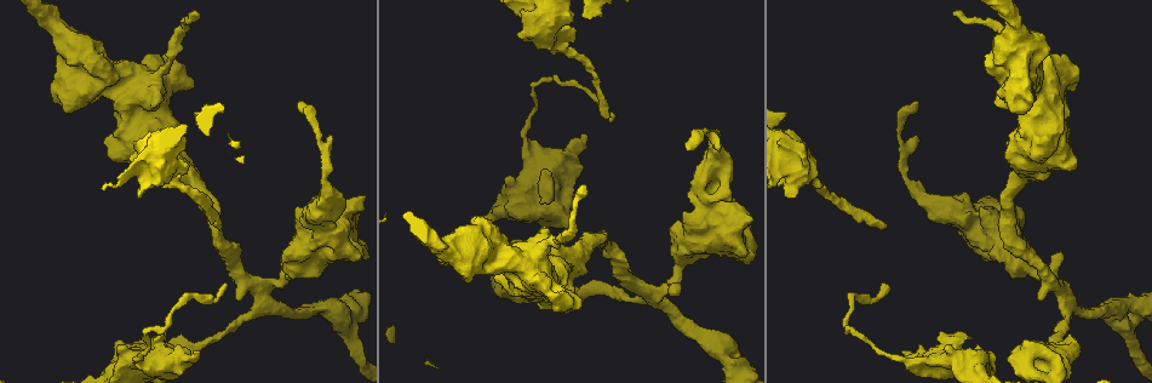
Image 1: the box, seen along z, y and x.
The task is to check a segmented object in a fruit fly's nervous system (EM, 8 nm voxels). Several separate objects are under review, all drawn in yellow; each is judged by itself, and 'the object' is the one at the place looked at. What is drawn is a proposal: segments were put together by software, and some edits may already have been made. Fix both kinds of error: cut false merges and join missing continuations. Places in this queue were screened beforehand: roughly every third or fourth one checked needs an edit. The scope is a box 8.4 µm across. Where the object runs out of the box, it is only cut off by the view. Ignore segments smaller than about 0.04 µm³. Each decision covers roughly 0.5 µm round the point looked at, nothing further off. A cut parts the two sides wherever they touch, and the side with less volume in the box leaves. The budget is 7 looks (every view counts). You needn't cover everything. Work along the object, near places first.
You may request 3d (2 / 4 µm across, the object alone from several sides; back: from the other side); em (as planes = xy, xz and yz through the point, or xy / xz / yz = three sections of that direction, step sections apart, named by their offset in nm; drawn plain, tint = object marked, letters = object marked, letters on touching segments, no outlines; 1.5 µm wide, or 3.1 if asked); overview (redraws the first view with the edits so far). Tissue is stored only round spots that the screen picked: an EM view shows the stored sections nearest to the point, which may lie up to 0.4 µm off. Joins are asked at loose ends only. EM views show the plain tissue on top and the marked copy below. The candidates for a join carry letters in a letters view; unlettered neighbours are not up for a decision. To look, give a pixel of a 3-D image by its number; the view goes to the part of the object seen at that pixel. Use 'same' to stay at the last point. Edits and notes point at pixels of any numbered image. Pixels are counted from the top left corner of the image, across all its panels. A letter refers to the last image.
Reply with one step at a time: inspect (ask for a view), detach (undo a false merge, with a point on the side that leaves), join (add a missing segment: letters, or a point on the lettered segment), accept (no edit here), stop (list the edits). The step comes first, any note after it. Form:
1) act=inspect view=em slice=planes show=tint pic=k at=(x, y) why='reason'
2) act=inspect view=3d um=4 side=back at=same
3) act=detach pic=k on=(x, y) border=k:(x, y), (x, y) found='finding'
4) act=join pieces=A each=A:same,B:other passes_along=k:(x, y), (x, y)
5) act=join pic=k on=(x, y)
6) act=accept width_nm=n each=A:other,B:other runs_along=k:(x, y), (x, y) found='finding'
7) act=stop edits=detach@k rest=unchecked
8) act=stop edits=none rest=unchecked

act=inspect view=em slice=planes show=letters pic=1 at=(334, 309) why='three-way junction'

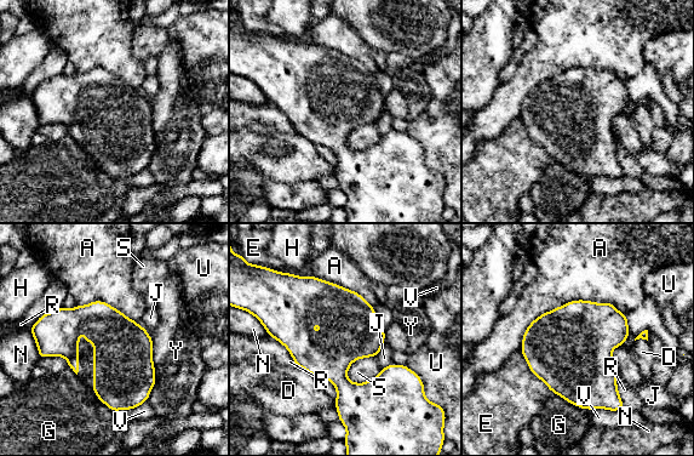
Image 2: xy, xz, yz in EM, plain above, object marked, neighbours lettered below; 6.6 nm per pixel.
act=accept each=A:other,D:other,E:other,G:other,H:other,J:other,N:other,R:other,S:other,U:other,V:other,Y:other found='one neuron here'

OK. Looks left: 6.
act=inspect view=3d um=2 pic=1 at=(545, 203) why='an open end'

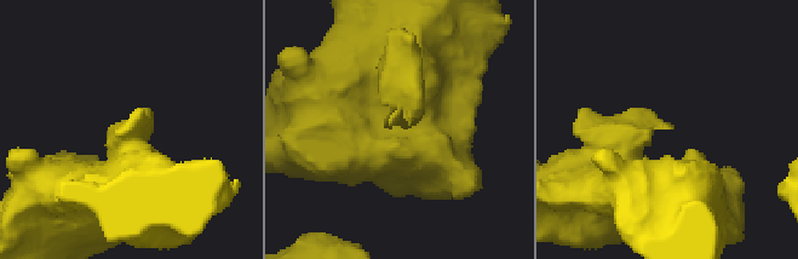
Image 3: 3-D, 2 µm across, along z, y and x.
act=inspect view=em slice=planes show=letters pic=3 at=(670, 124) why='shape alone is not enough'

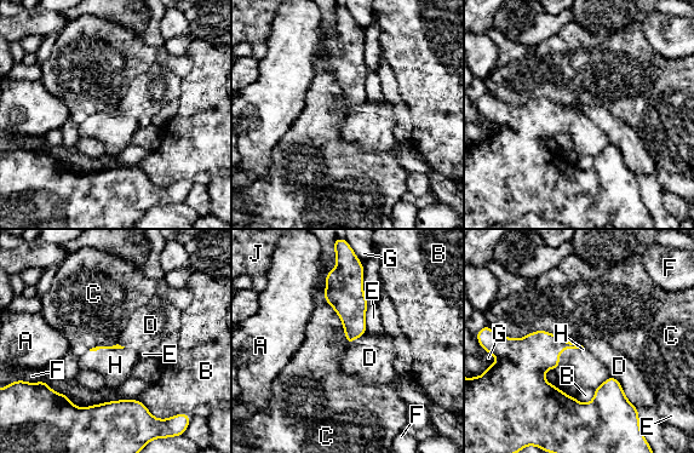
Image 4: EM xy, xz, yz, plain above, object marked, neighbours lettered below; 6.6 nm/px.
act=join pieces=H each=A:other,B:other,C:other,D:other,E:other,F:other,G:other,H:same,J:other found='the neuron continues'

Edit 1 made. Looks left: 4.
act=inspect view=overview

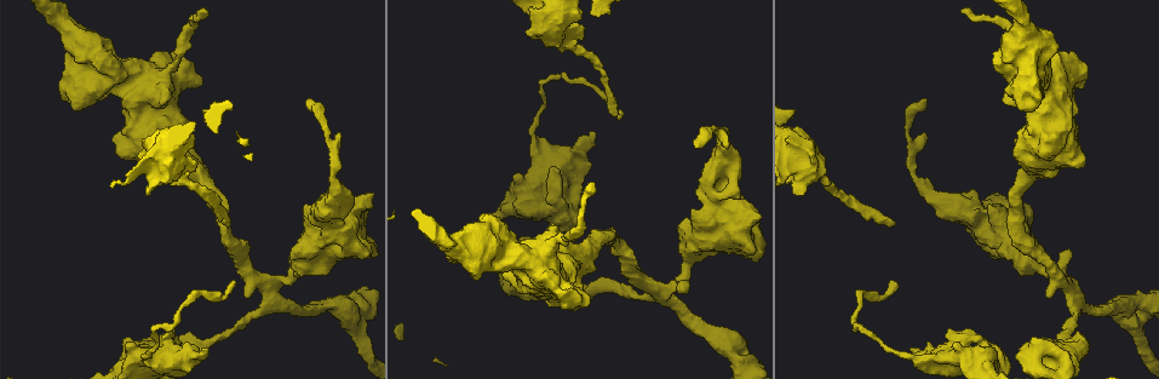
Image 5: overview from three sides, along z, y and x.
act=inspect view=em slice=xy step=4 show=tint pic=5 at=(225, 220) why='thin end'

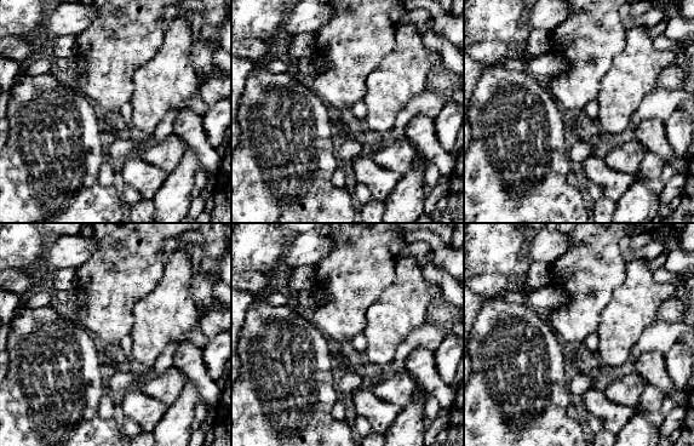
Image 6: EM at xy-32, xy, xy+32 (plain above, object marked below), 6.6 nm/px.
act=inspect view=em slice=planes show=letters at=same

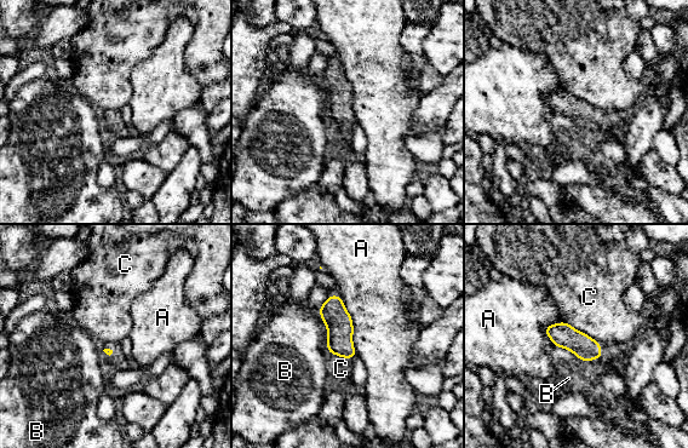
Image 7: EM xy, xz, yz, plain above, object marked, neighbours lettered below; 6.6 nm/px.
act=accept width_nm=170 each=A:other,B:other,C:other found='none of them fits'

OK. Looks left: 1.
act=stop edits=join@4 rest=unchecked

